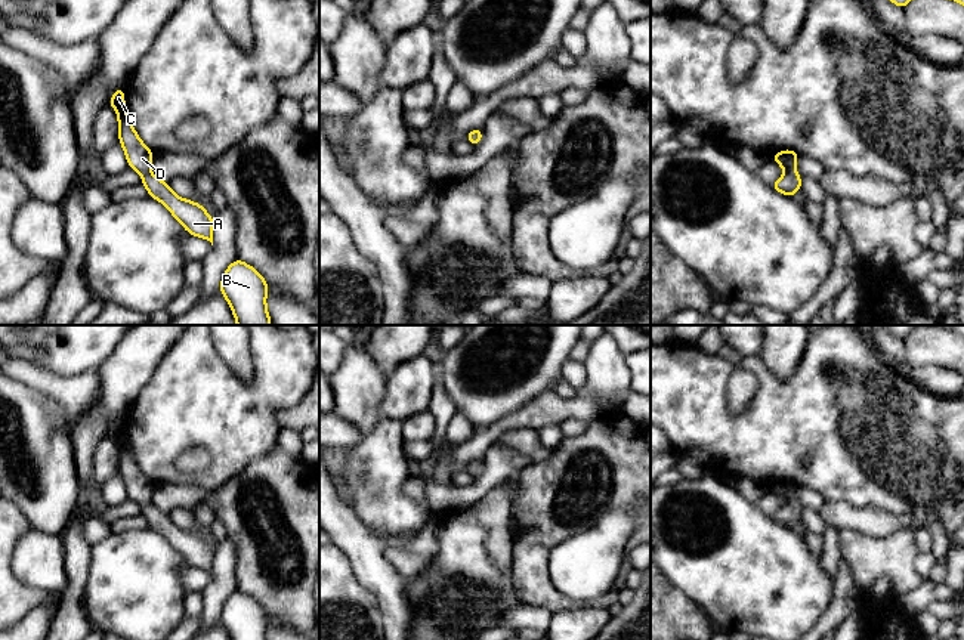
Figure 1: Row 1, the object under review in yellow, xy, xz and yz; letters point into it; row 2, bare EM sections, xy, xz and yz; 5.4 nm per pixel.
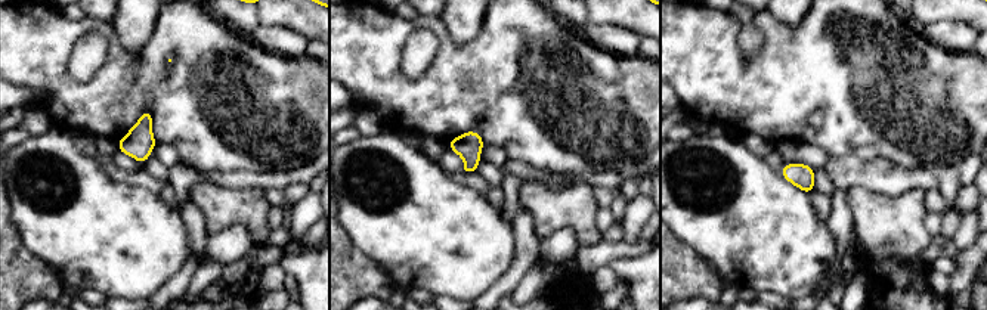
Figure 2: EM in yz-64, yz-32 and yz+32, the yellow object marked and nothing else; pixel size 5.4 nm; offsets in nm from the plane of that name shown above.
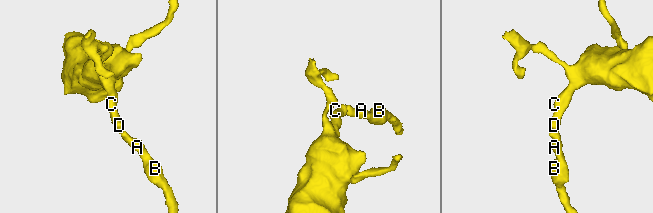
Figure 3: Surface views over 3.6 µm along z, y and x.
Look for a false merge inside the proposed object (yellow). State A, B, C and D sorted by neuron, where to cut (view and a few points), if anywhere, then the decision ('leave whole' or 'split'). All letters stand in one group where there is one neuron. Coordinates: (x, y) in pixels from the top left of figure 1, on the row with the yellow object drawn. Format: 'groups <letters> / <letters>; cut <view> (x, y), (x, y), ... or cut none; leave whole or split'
groups A B C D; cut none; leave whole

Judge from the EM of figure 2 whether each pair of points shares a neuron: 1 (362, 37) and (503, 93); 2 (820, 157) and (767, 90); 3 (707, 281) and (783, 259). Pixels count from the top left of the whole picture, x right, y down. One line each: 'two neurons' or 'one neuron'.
1: one neuron
2: two neurons
3: two neurons

